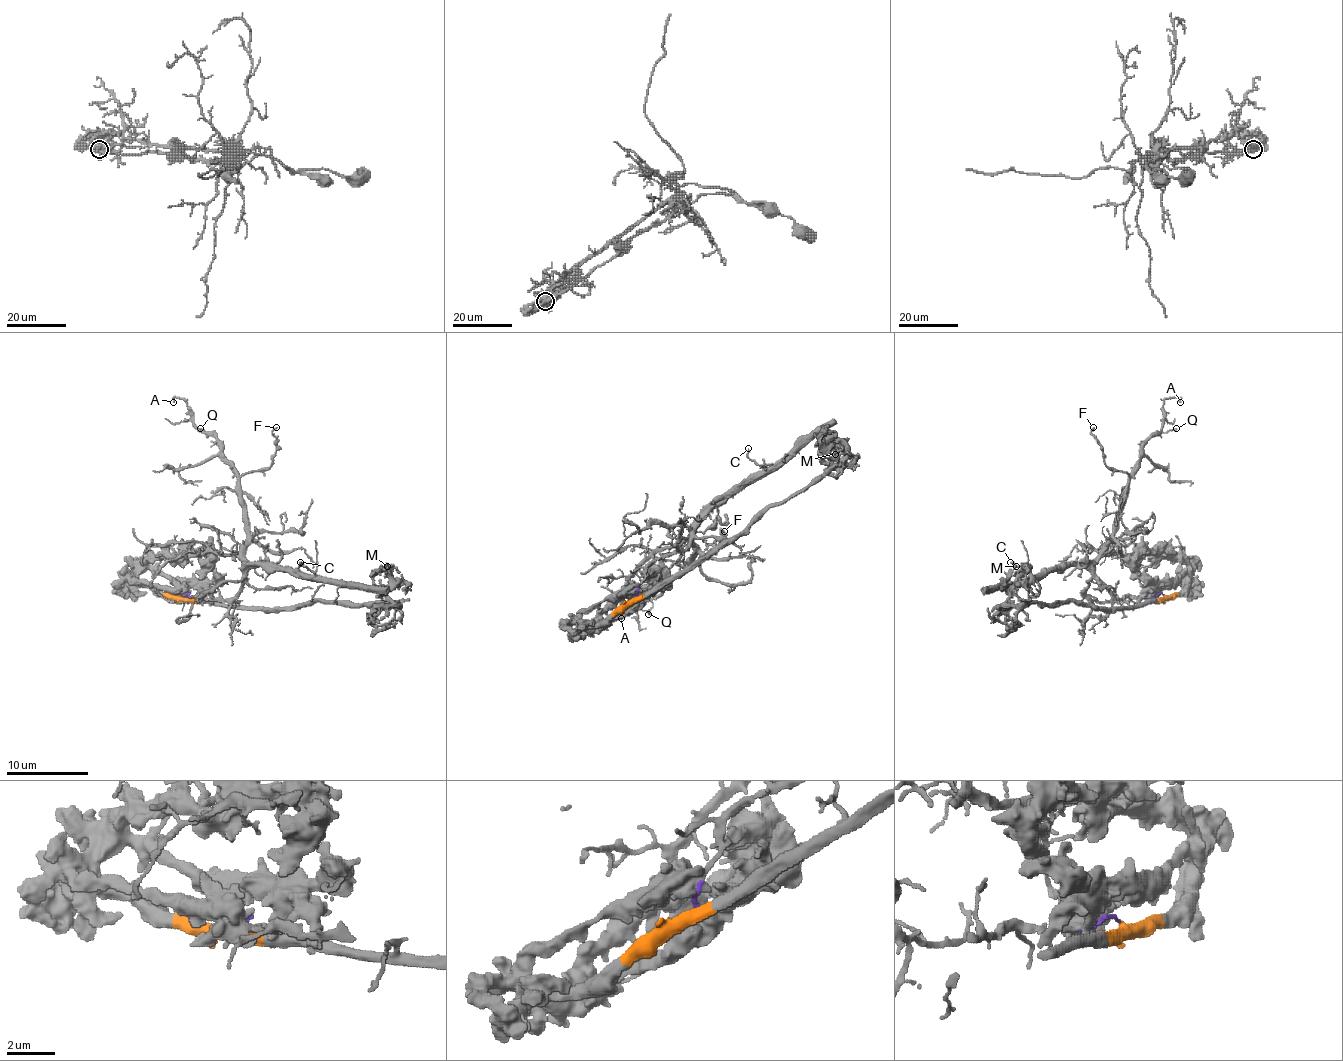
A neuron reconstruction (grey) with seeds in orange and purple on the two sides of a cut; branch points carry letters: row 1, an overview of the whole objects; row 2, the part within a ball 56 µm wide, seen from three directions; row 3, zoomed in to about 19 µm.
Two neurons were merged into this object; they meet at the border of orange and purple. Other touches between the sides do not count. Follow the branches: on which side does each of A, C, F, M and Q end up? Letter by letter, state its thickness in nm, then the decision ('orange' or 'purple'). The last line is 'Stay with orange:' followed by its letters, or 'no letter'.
A: 160 nm thick; purple
C: 150 nm thick; purple
F: 140 nm thick; purple
M: 130 nm thick; orange
Q: 150 nm thick; purple
Stay with orange: M

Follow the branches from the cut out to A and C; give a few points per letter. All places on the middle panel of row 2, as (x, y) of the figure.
A: (628, 601), (653, 562), (679, 552), (694, 533), (685, 566), (620, 619)
C: (628, 601), (637, 596), (653, 562), (688, 546), (690, 533), (708, 513), (761, 470), (749, 458), (749, 448)

